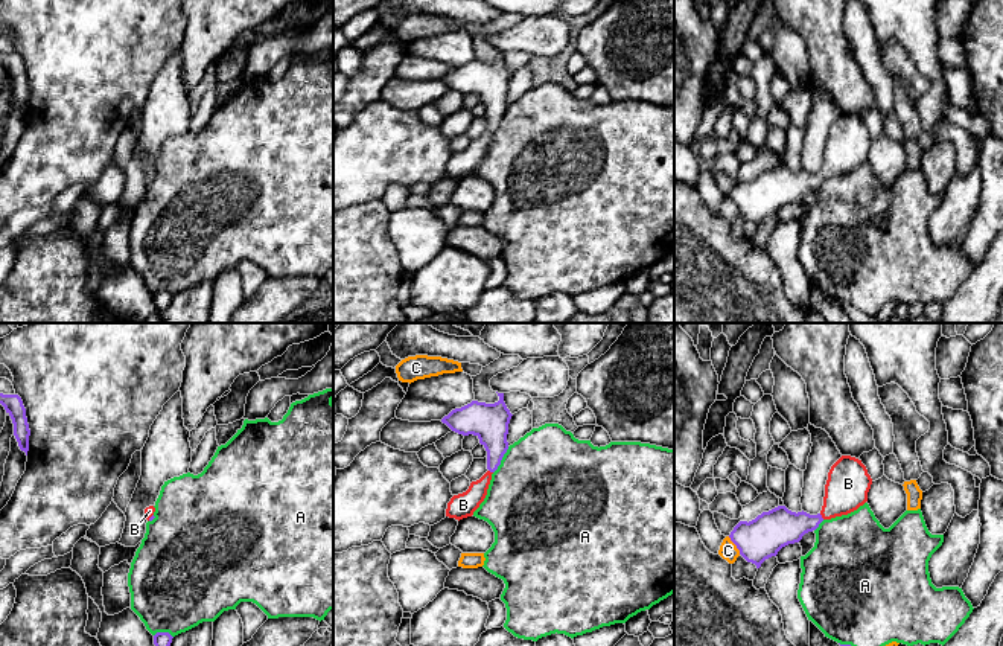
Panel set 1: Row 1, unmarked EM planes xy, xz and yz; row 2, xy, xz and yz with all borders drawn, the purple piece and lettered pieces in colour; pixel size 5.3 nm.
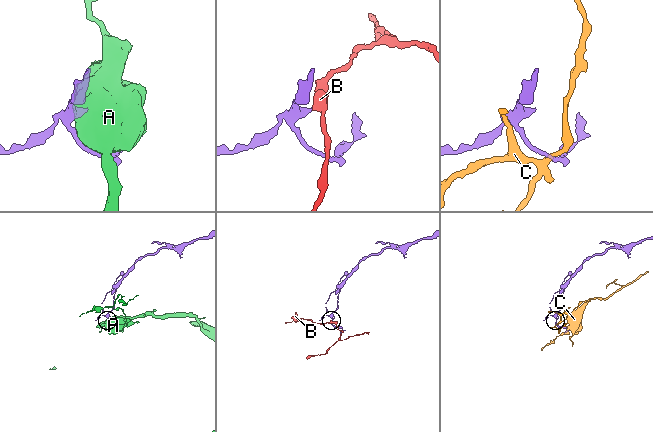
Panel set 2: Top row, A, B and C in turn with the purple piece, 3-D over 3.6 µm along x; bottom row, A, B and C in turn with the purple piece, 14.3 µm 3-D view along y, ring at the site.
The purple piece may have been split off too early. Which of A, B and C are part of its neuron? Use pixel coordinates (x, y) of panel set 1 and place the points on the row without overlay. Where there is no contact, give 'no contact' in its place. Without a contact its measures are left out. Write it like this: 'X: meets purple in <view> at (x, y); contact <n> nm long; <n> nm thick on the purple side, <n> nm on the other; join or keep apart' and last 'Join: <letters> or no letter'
A: meets purple in xz at (501, 118); contact 170 nm long; 190 nm thick on the purple side, 500 nm on the other; keep apart
B: meets purple in yz at (821, 175); contact 40 nm long; 200 nm thick on the purple side, 220 nm on the other; join
C: meets purple in yz at (735, 203); contact 120 nm long; 220 nm thick on the purple side, 100 nm on the other; keep apart
Join: B

